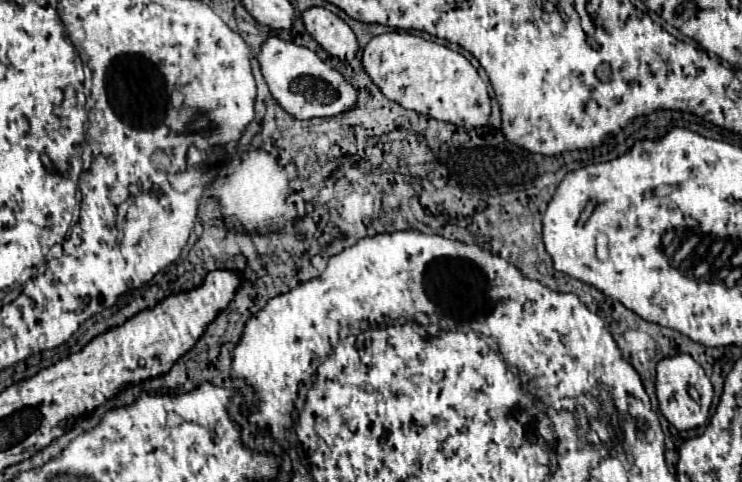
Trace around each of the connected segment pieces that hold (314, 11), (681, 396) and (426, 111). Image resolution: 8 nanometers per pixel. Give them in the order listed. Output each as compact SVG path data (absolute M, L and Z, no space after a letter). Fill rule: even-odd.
M314 6L302 12L306 32L332 56L340 60L352 60L358 52L354 32L346 22L322 6Z
M676 354L672 358L664 358L656 366L656 396L660 404L660 412L666 412L664 418L678 430L692 430L704 426L709 420L710 404L712 404L712 384L698 366L692 356Z
M386 32L366 44L362 64L384 96L408 110L464 128L484 126L490 116L490 96L476 68L442 44L406 32Z

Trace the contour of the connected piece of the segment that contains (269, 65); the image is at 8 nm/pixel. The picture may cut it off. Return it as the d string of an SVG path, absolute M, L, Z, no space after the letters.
M270 36L258 52L258 62L272 98L280 104L282 110L298 120L338 116L356 106L356 90L342 78L338 70L324 64L316 52L304 46Z

